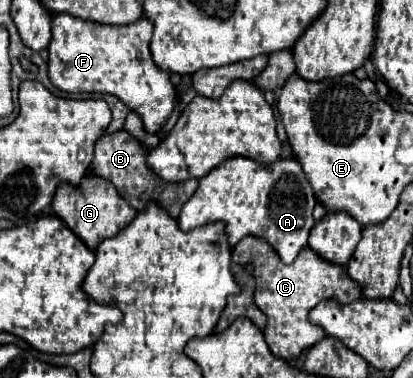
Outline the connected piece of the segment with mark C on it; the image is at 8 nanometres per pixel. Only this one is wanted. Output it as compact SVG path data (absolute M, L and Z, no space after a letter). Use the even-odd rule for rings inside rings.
M244 238L232 250L232 262L242 266L252 266L252 276L256 280L254 304L266 314L268 324L264 330L268 348L276 358L294 360L302 350L314 346L324 338L316 326L308 322L308 312L322 300L336 300L338 304L350 304L360 298L360 286L348 280L346 268L330 264L318 258L310 248L304 248L292 264L280 262L278 254L258 238Z

